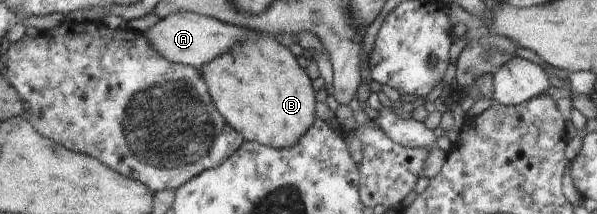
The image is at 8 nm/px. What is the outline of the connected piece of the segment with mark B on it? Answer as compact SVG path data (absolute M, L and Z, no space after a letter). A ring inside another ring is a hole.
M257 32L254 40L235 44L201 71L218 112L243 133L245 141L275 149L289 148L311 129L316 120L311 79L299 67L289 48L283 47L267 32Z

